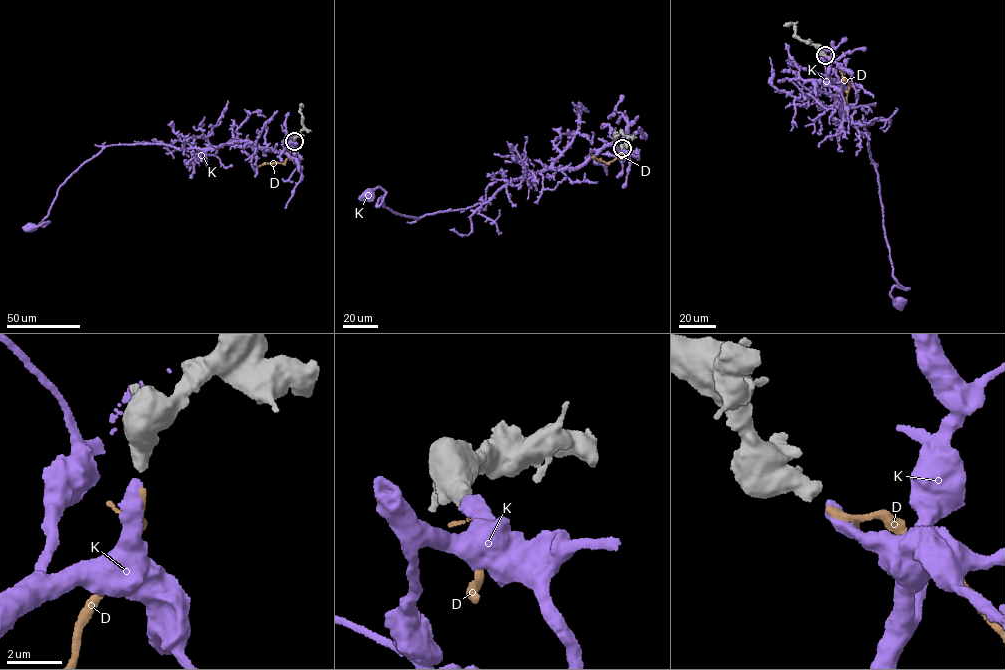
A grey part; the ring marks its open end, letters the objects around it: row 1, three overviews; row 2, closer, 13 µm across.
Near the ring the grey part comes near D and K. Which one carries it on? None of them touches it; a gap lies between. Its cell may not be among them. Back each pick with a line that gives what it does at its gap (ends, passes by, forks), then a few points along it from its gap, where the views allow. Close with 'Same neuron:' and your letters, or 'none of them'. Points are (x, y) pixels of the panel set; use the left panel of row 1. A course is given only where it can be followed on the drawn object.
K: it ends; course (294, 141), (282, 151), (226, 144), (105, 146), (61, 185), (39, 223), (49, 222), (31, 228)
Same neuron: K

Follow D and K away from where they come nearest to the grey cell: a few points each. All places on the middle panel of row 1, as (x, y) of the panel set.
D: (623, 148), (623, 154), (607, 163), (591, 157)
K: (623, 149), (606, 144), (575, 167), (419, 217), (381, 197), (377, 206), (378, 187), (368, 196)

